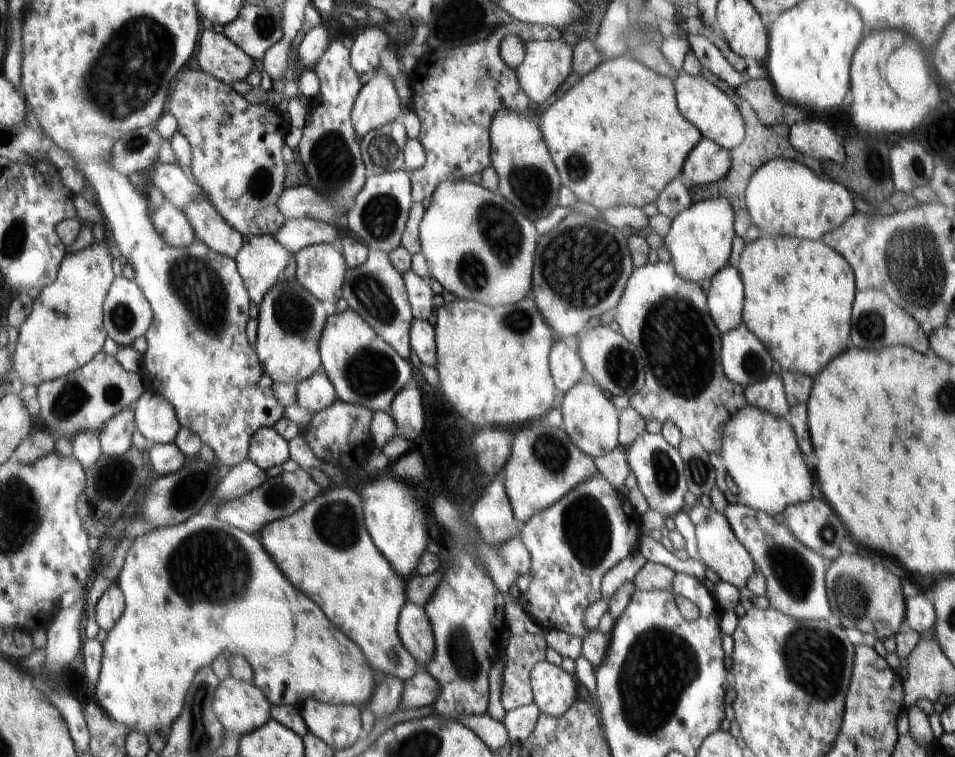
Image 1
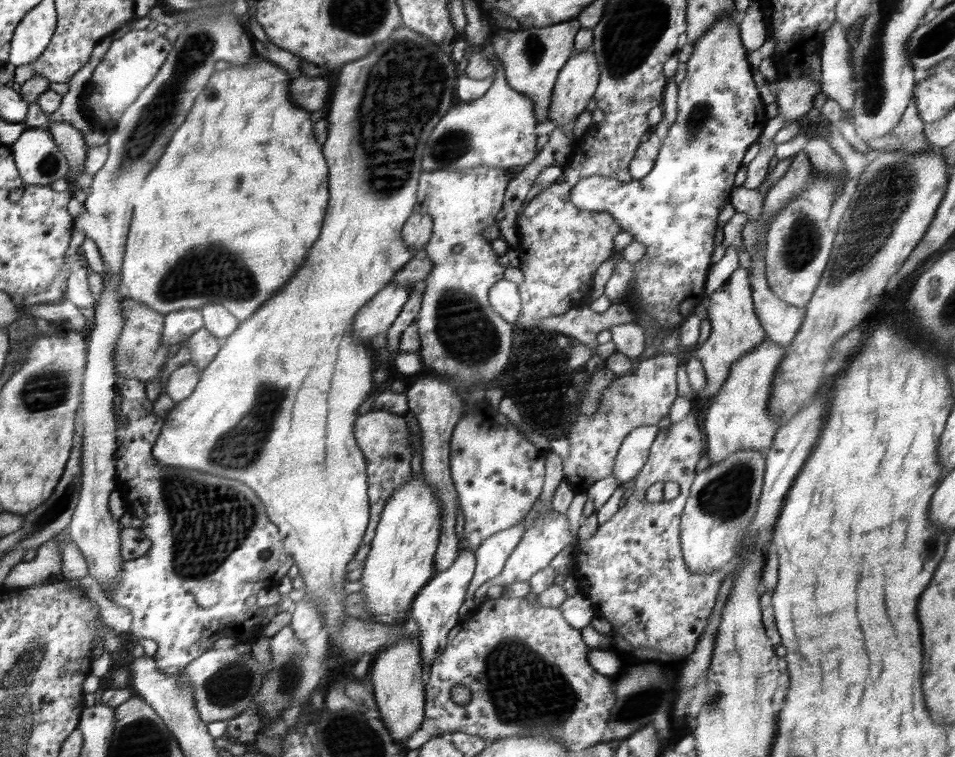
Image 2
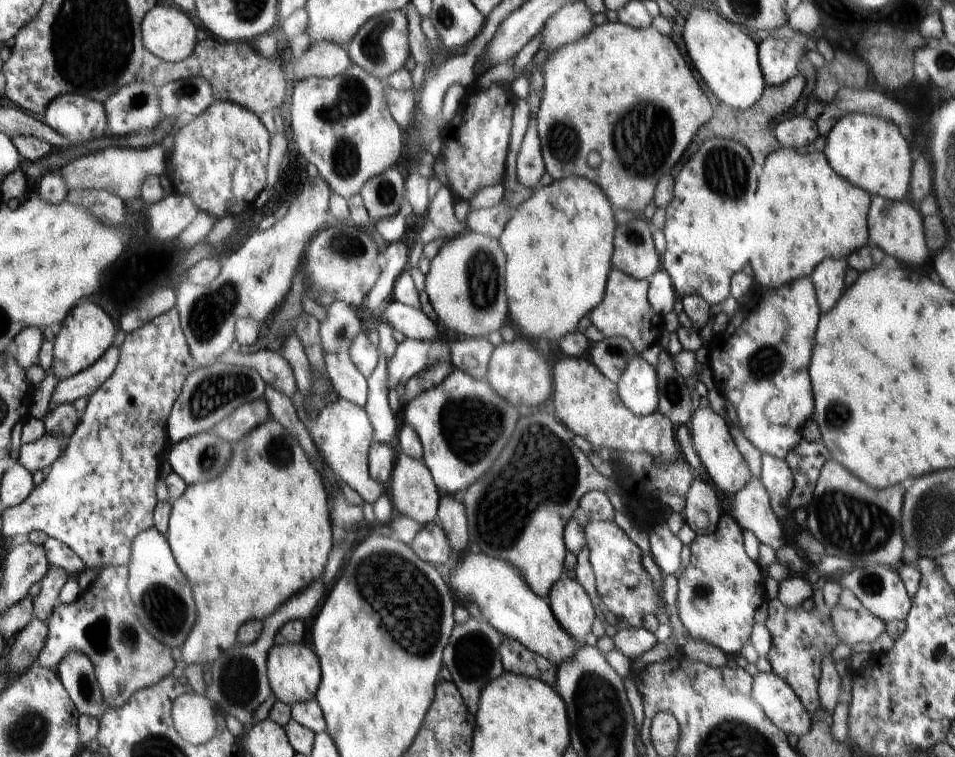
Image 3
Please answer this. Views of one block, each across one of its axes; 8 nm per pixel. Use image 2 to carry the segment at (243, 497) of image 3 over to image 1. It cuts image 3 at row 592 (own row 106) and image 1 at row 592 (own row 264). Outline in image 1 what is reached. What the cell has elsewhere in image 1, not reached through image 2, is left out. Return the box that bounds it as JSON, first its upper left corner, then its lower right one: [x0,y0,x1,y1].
[94,511,374,736]

